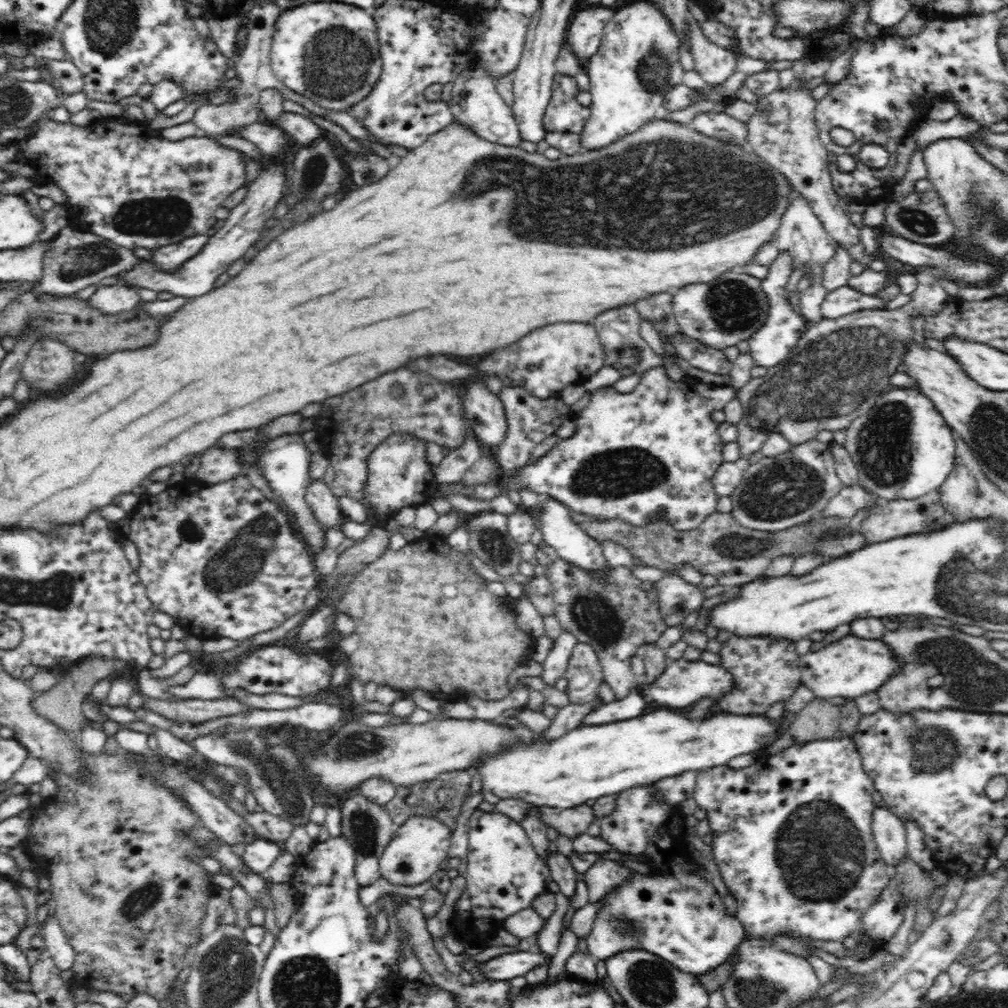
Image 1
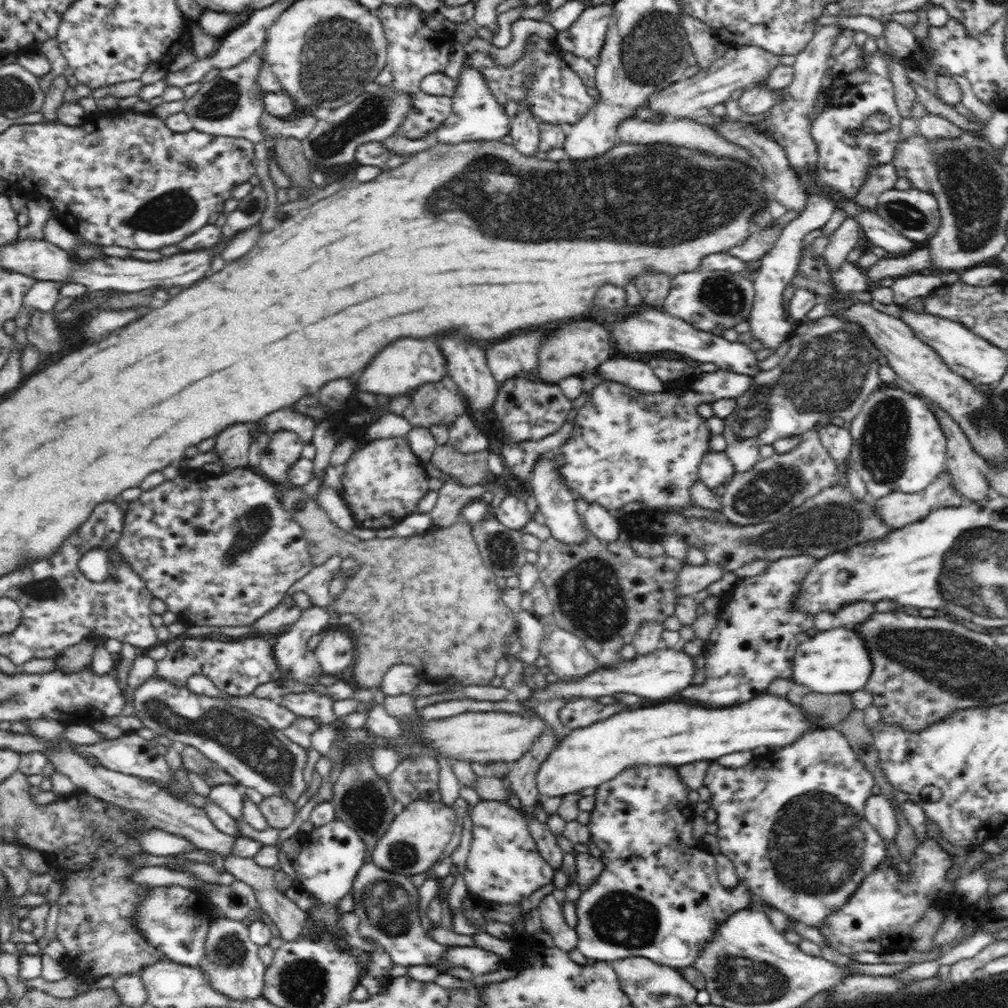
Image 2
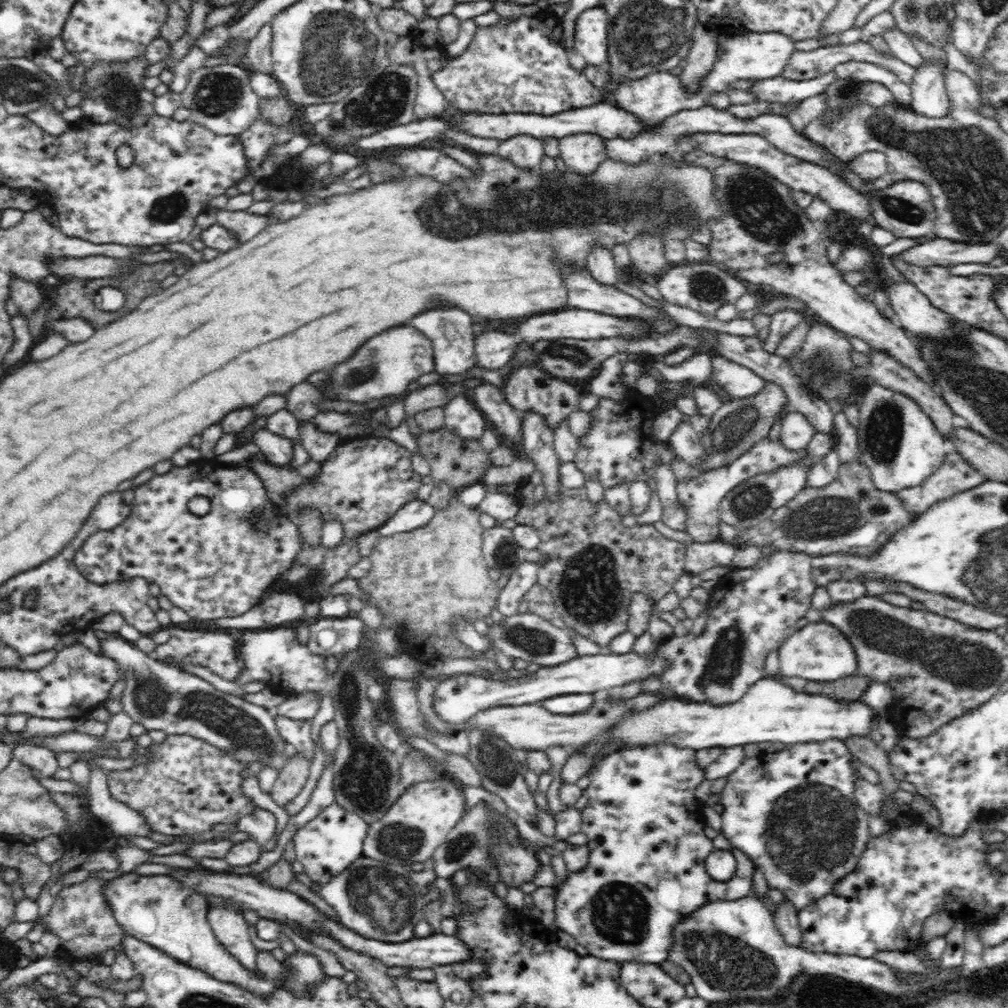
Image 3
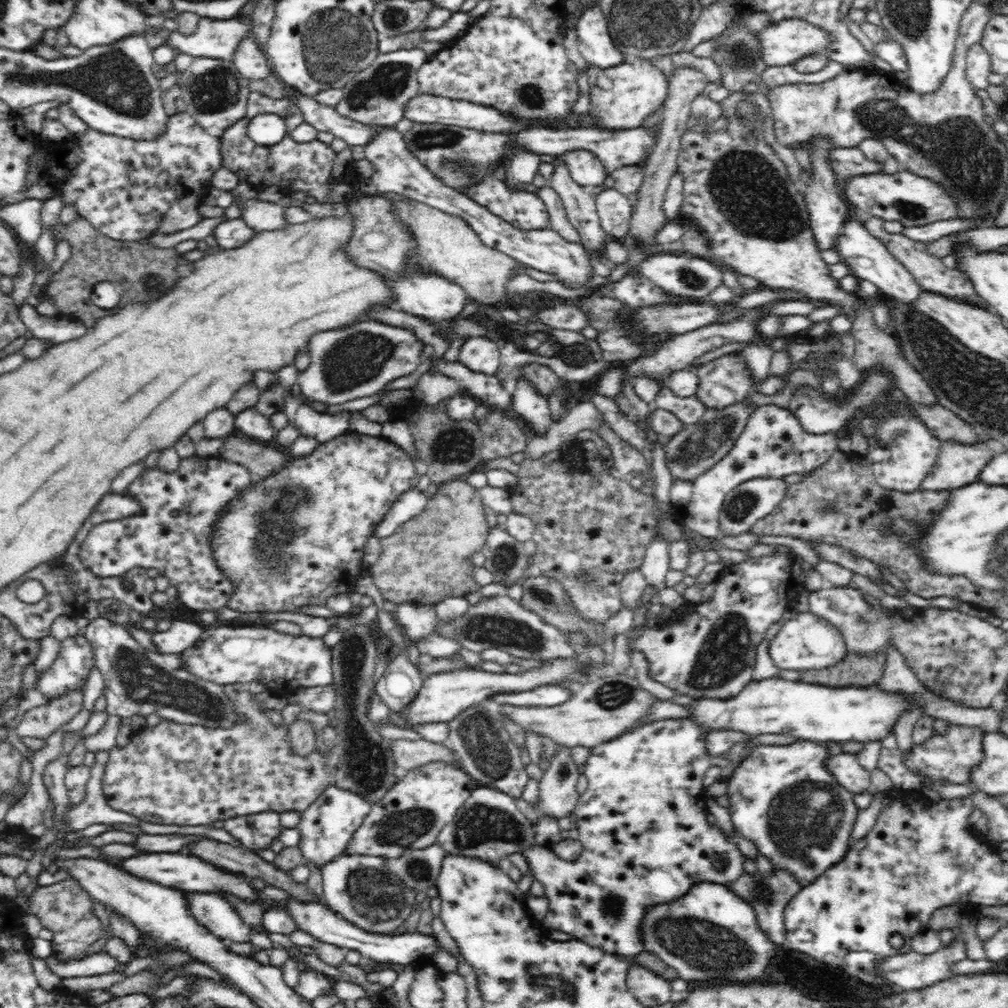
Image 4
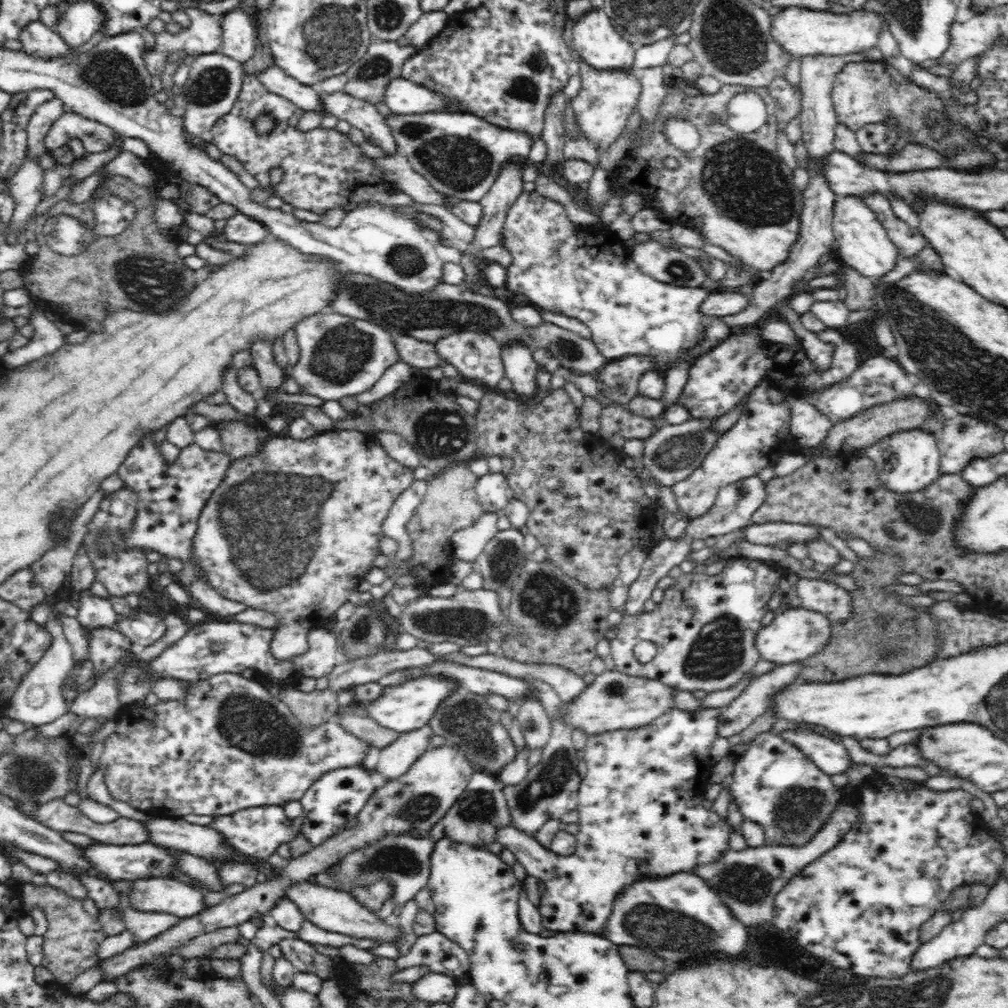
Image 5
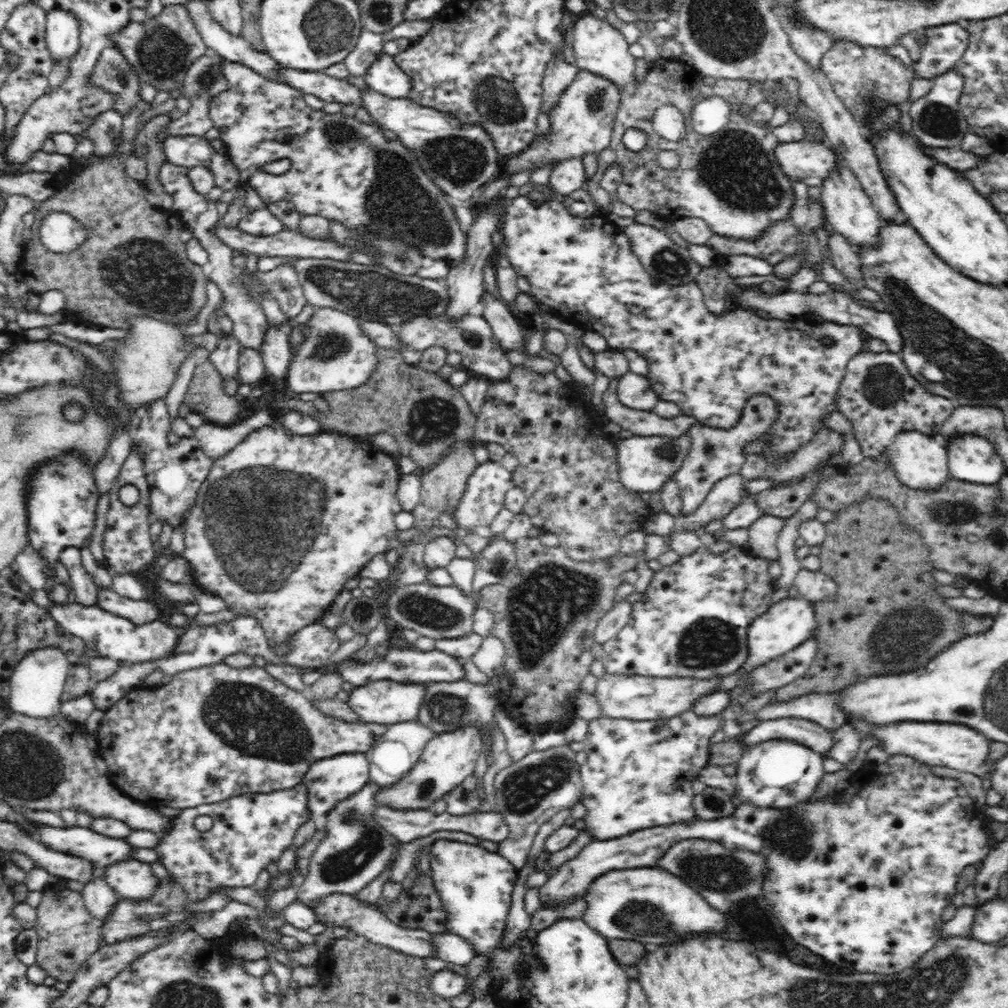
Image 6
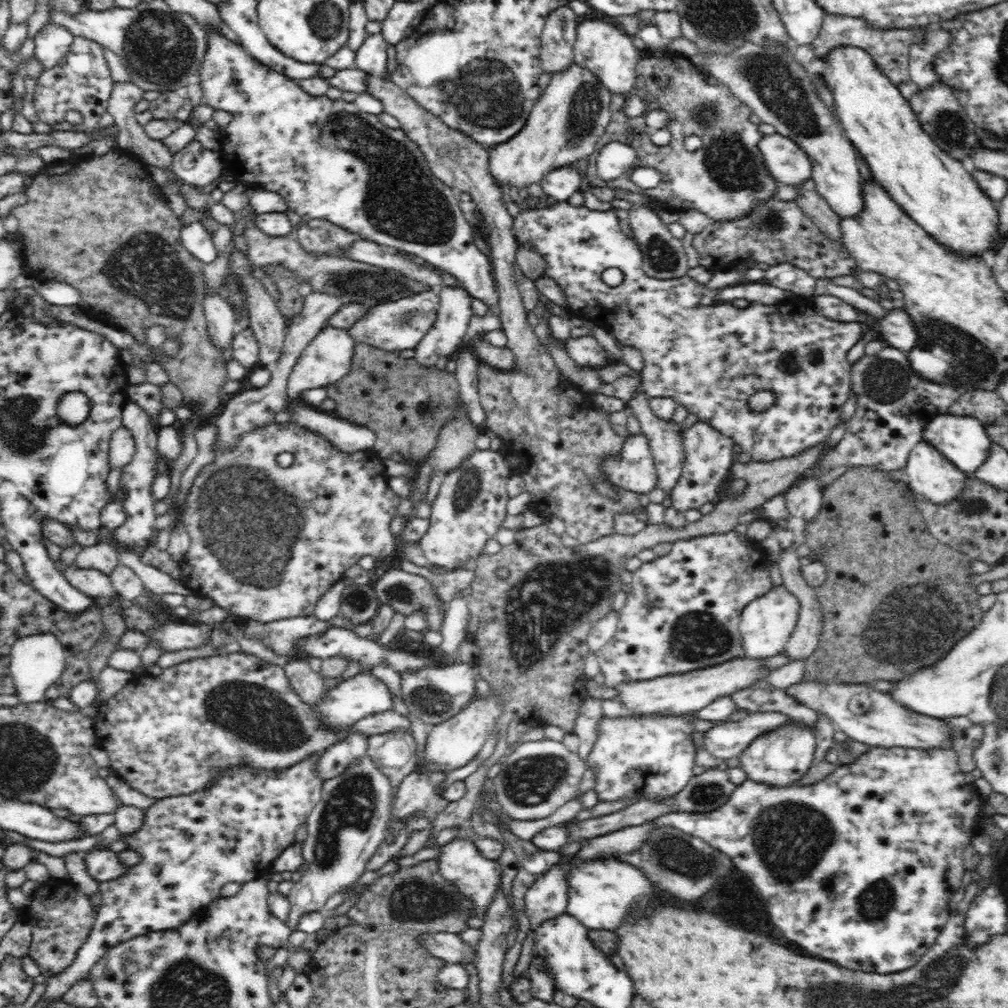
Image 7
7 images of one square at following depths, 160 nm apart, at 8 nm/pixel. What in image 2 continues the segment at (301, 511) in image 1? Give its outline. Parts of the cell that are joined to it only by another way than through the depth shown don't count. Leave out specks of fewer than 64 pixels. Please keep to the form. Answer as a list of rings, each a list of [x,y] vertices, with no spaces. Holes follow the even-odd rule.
[[[292,431],[273,433],[261,454],[258,472],[272,484],[290,486],[287,473],[302,457],[303,443],[303,440]]]

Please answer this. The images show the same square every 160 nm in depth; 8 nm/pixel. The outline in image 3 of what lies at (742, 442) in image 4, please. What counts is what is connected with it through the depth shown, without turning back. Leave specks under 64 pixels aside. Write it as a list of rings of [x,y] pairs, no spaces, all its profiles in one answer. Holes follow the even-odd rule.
[[[766,436],[756,446],[752,446],[748,452],[740,454],[740,457],[730,465],[704,472],[690,481],[677,482],[678,499],[686,508],[685,531],[696,543],[712,543],[720,540],[720,504],[736,486],[758,474],[768,474],[768,472],[774,472],[774,470],[784,468],[784,466],[800,464],[806,460],[806,455],[805,448],[788,450],[783,446],[781,438],[777,441],[771,441]]]

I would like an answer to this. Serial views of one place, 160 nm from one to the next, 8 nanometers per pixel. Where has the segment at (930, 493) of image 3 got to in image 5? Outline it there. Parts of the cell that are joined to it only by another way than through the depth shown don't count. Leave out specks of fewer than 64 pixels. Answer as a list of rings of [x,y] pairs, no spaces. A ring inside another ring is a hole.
[[[968,414],[946,419],[942,430],[937,435],[937,445],[940,451],[940,475],[960,475],[973,459],[989,458],[992,455],[1006,451],[1003,443],[1004,432],[991,422],[974,418]]]

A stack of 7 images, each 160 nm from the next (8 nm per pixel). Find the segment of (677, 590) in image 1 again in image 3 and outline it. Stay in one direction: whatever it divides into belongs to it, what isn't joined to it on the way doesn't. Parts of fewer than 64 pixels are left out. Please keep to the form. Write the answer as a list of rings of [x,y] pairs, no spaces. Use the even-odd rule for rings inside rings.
[[[722,541],[712,543],[693,542],[687,546],[685,572],[699,575],[700,572],[716,568],[716,566],[731,565],[736,547]]]

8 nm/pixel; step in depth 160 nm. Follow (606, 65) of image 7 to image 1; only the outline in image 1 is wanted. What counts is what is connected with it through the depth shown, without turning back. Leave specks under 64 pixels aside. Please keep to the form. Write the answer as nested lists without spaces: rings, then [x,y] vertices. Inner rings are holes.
[[[598,6],[576,12],[565,36],[565,45],[580,59],[590,59],[598,53],[604,28],[614,17],[616,9]]]

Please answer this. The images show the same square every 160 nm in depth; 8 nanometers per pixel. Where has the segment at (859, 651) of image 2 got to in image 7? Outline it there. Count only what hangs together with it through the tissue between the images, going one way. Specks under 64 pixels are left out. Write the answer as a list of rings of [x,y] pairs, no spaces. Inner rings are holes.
[[[783,584],[774,586],[768,593],[750,602],[740,616],[739,629],[742,635],[744,655],[754,660],[764,660],[783,651],[799,618],[798,598],[791,594]]]

